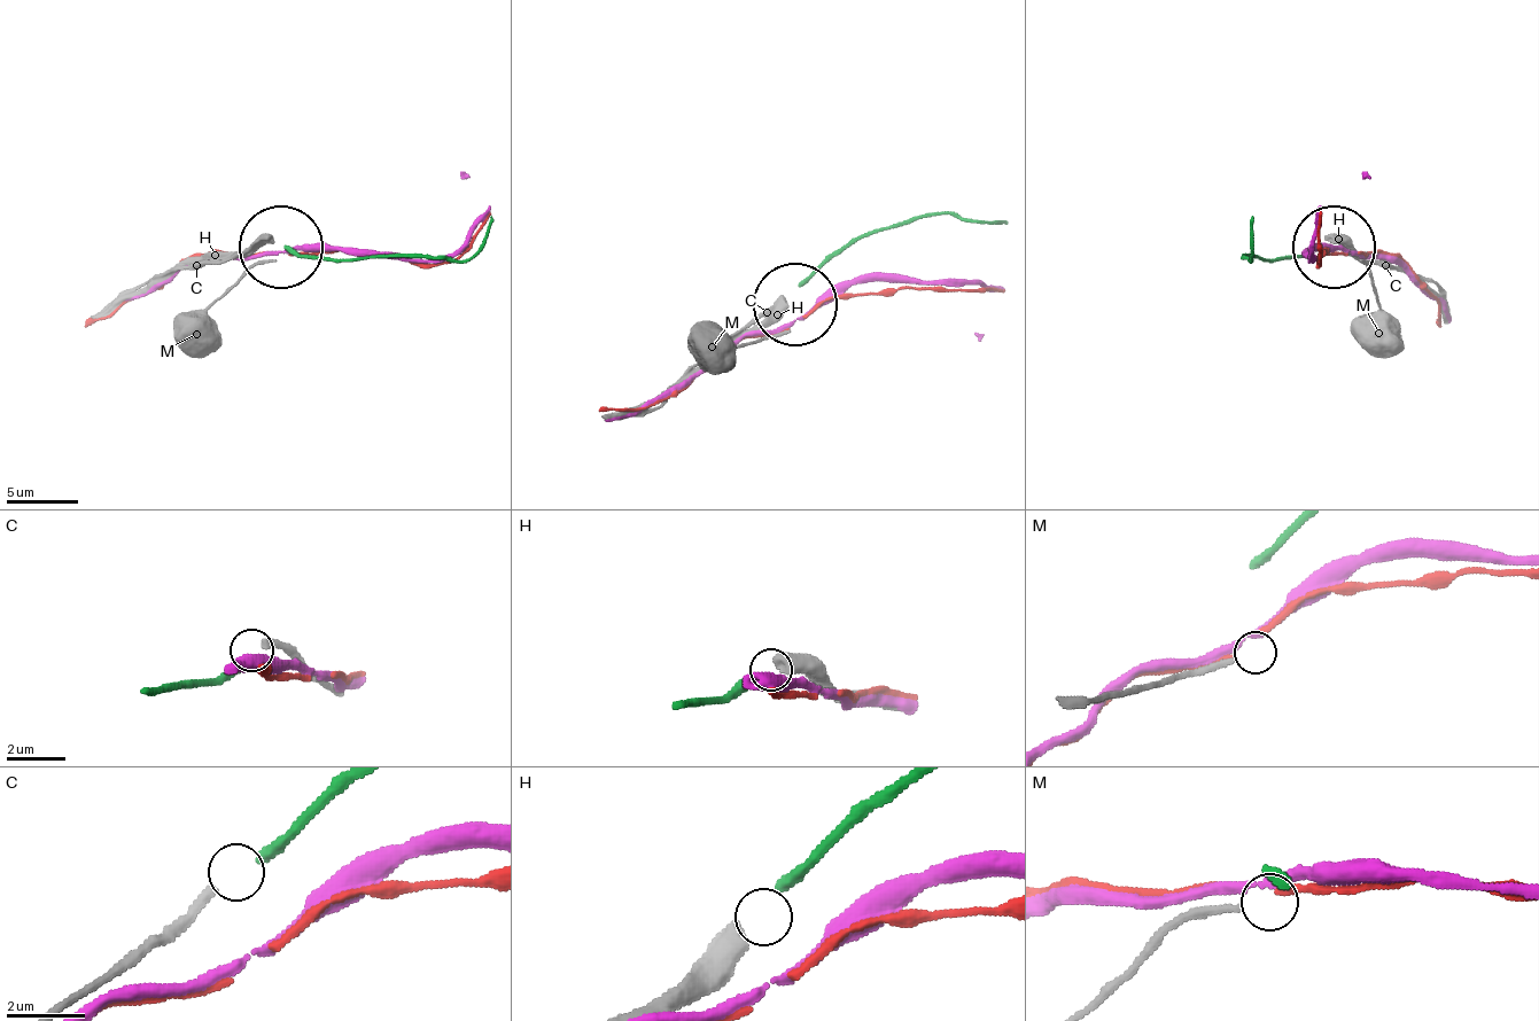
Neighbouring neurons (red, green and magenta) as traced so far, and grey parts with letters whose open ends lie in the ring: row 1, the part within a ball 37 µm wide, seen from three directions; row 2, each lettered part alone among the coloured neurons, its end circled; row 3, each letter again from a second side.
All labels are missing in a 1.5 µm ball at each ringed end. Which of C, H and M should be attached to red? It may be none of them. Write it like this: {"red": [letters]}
{"red": []}

